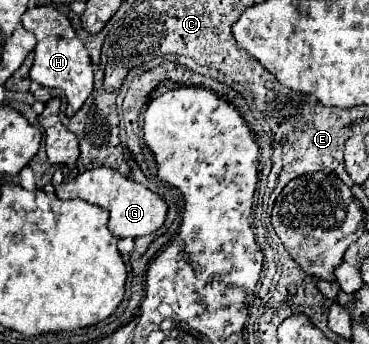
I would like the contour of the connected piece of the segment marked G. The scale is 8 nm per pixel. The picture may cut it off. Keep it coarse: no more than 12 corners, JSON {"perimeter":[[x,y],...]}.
{"perimeter":[[107,167],[71,181],[55,175],[59,199],[109,211],[115,237],[149,235],[167,205]]}

